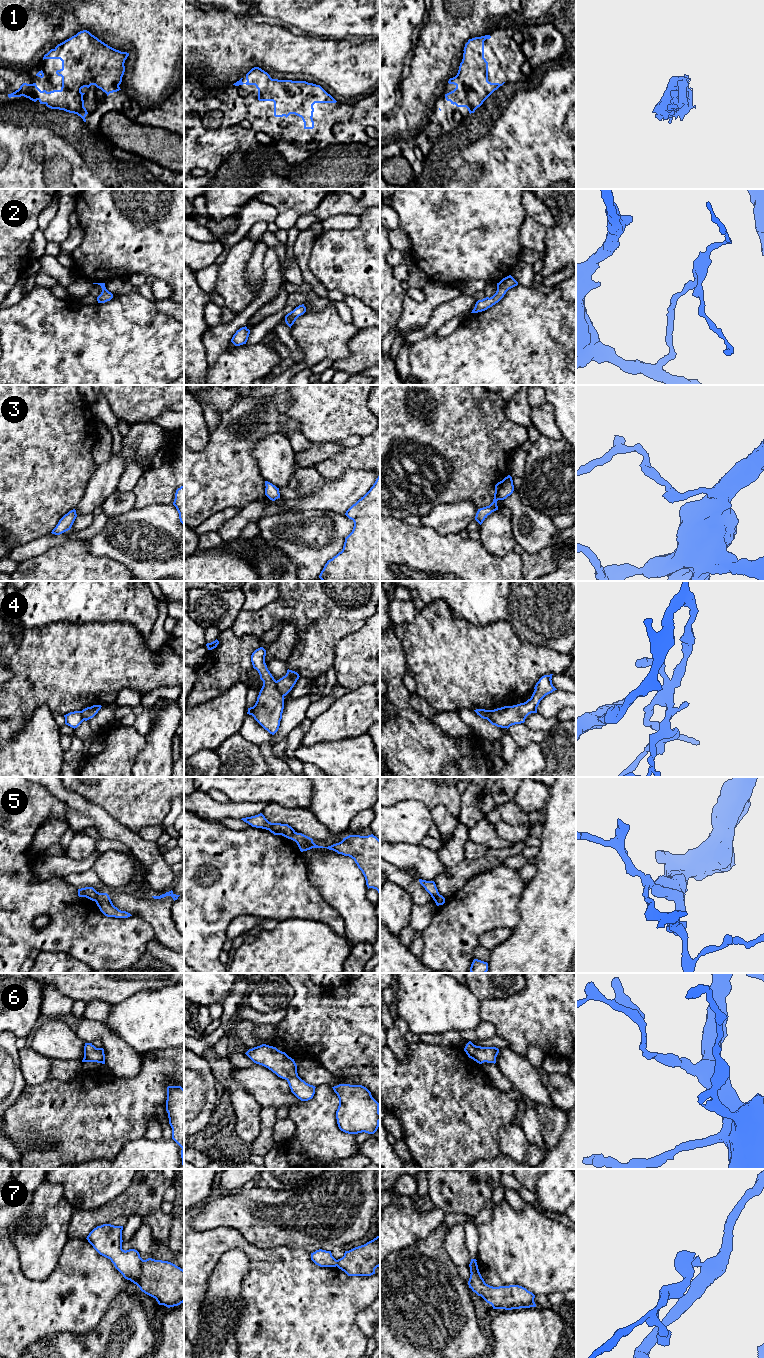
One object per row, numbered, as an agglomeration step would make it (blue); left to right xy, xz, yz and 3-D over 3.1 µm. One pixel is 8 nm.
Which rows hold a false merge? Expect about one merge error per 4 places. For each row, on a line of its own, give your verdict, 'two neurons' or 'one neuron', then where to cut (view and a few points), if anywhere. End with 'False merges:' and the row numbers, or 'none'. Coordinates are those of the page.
1: one neuron | no cut
2: one neuron | no cut
3: one neuron | no cut
4: two neurons | xz (275, 681), (277, 690), (283, 696)
5: two neurons | xy (99, 893), (94, 900)
6: one neuron | no cut
7: two neurons | xy (143, 1260), (141, 1274), (136, 1284)
False merges: 4, 5, 7

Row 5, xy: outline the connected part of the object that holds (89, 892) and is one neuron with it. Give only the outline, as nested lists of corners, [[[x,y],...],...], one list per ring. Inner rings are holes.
[[[85,887],[85,888],[78,889],[79,897],[86,897],[92,901],[96,900],[98,894],[99,892],[97,892],[93,887]]]

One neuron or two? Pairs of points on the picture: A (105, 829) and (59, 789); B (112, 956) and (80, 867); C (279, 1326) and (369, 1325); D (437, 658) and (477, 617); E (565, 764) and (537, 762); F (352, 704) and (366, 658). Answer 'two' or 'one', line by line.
A: one
B: two
C: two
D: two
E: two
F: two

